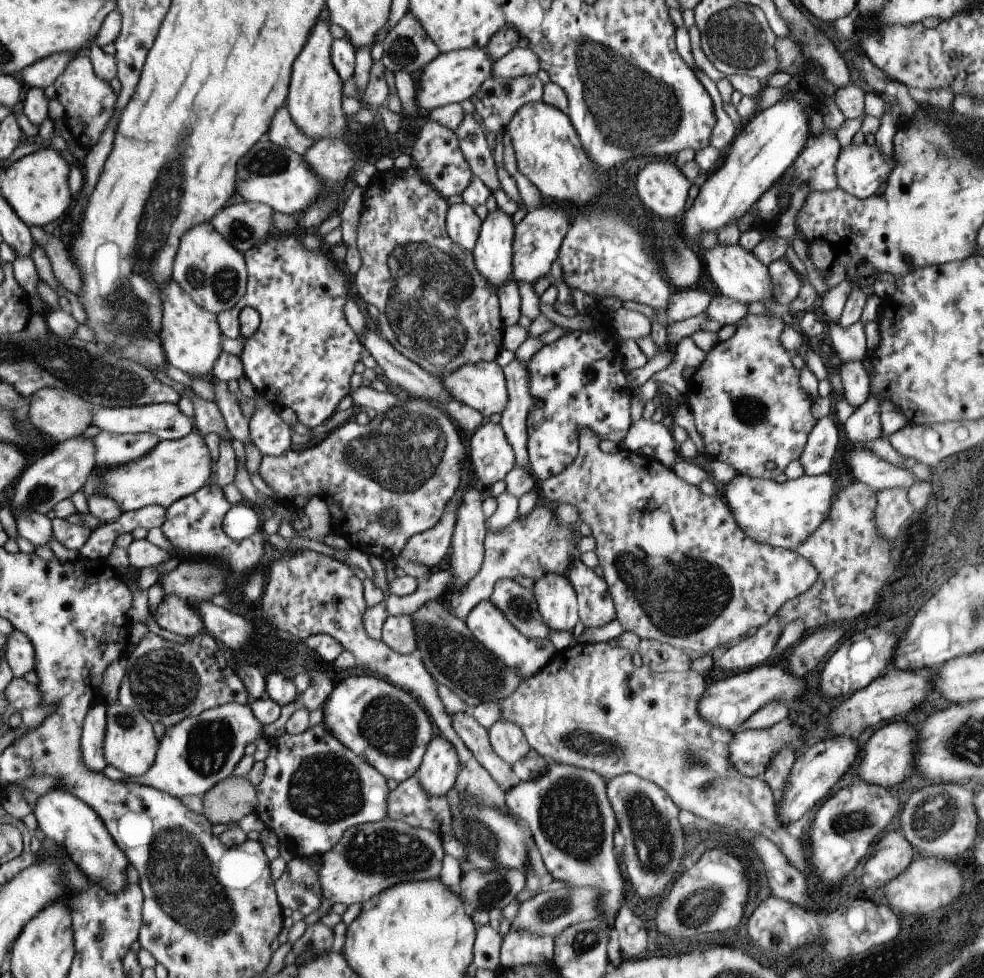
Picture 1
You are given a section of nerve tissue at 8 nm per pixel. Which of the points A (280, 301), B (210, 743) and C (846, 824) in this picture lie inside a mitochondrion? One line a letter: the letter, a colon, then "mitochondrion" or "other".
A: other
B: mitochondrion
C: mitochondrion

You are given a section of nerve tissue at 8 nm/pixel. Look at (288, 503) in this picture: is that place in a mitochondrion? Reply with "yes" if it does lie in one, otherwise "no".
no

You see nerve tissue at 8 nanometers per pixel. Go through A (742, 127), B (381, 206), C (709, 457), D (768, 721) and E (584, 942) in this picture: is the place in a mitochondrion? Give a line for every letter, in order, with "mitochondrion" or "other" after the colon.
A: other
B: other
C: other
D: other
E: mitochondrion

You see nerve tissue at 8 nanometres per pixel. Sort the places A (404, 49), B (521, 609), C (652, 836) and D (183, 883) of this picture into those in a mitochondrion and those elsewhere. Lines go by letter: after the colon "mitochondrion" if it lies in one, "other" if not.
A: mitochondrion
B: mitochondrion
C: mitochondrion
D: mitochondrion

